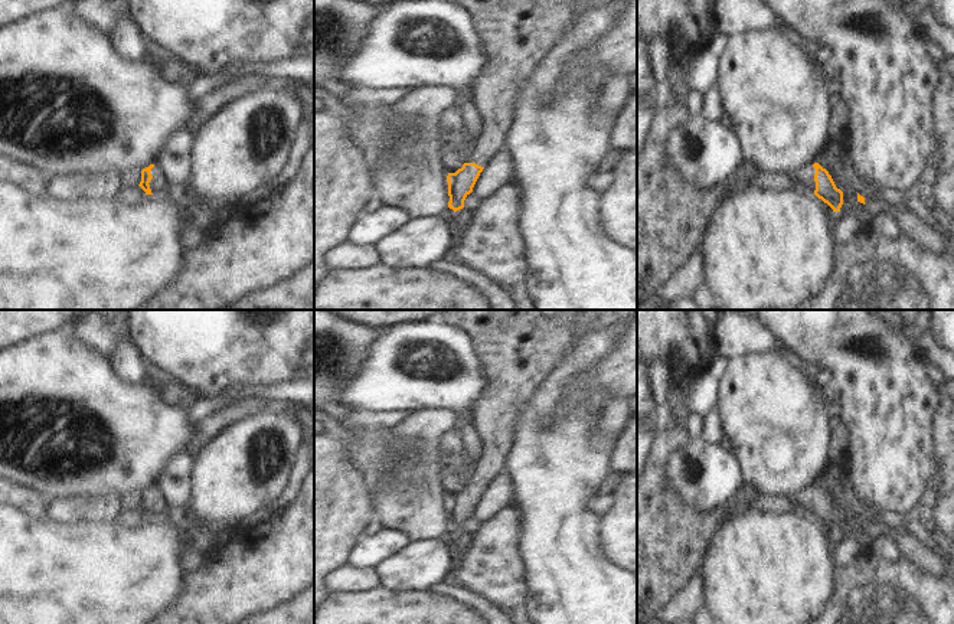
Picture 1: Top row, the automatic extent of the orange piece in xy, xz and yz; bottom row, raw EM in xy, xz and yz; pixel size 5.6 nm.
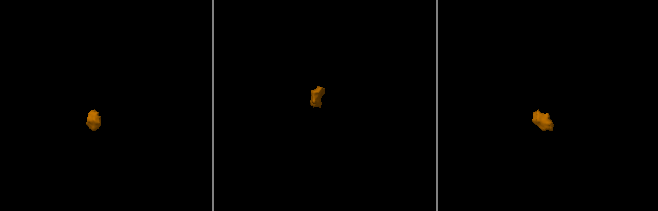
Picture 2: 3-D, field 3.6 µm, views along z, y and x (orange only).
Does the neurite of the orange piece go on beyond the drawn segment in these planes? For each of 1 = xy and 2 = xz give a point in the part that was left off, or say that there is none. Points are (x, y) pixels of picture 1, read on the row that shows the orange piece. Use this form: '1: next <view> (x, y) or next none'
1: next xy (159, 186)
2: next xz (519, 33)

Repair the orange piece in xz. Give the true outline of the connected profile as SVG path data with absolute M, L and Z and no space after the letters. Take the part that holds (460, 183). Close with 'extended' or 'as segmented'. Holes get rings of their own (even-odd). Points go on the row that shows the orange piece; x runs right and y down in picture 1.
M451 0L461 4L473 17L486 39L487 65L473 86L473 99L483 118L483 133L474 141L468 161L455 173L448 173L448 208L464 208L465 197L493 154L506 144L506 135L514 120L514 99L539 61L576 20L579 9L595 7L610 0Z; extended

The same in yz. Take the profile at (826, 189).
M819 163L801 167L788 174L797 189L816 195L827 203L833 212L840 212L843 205L843 192L836 187L832 176Z; extended

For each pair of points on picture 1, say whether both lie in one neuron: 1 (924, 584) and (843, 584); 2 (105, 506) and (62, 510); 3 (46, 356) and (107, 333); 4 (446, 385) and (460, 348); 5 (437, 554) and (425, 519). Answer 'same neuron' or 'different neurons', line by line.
1: same neuron
2: same neuron
3: different neurons
4: same neuron
5: different neurons

